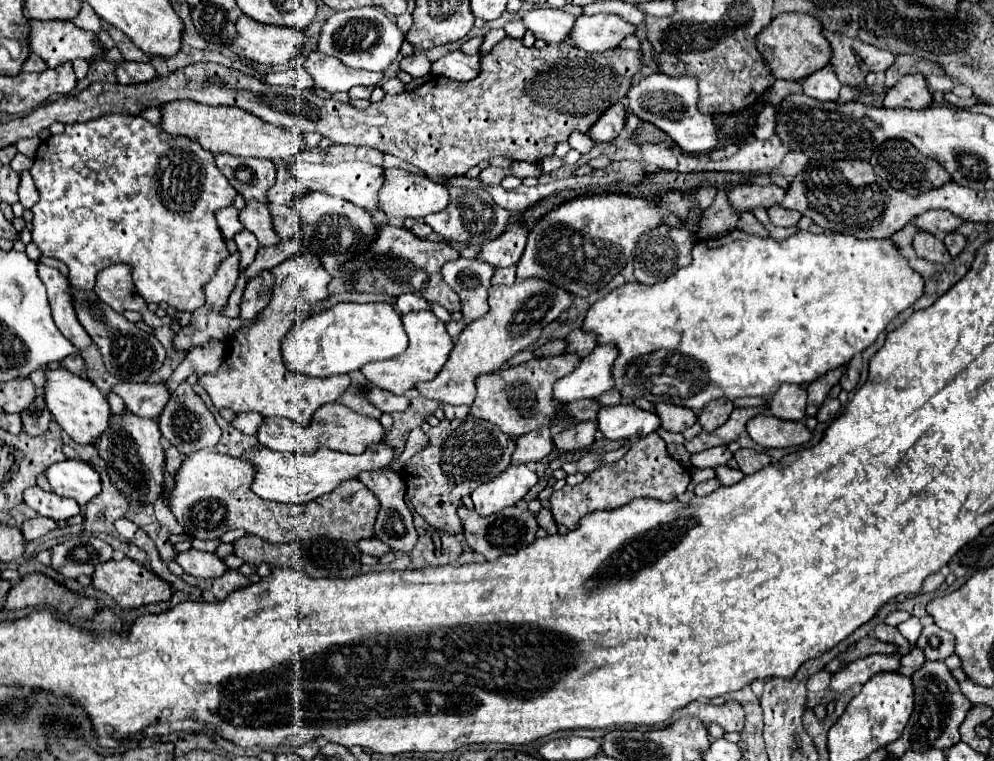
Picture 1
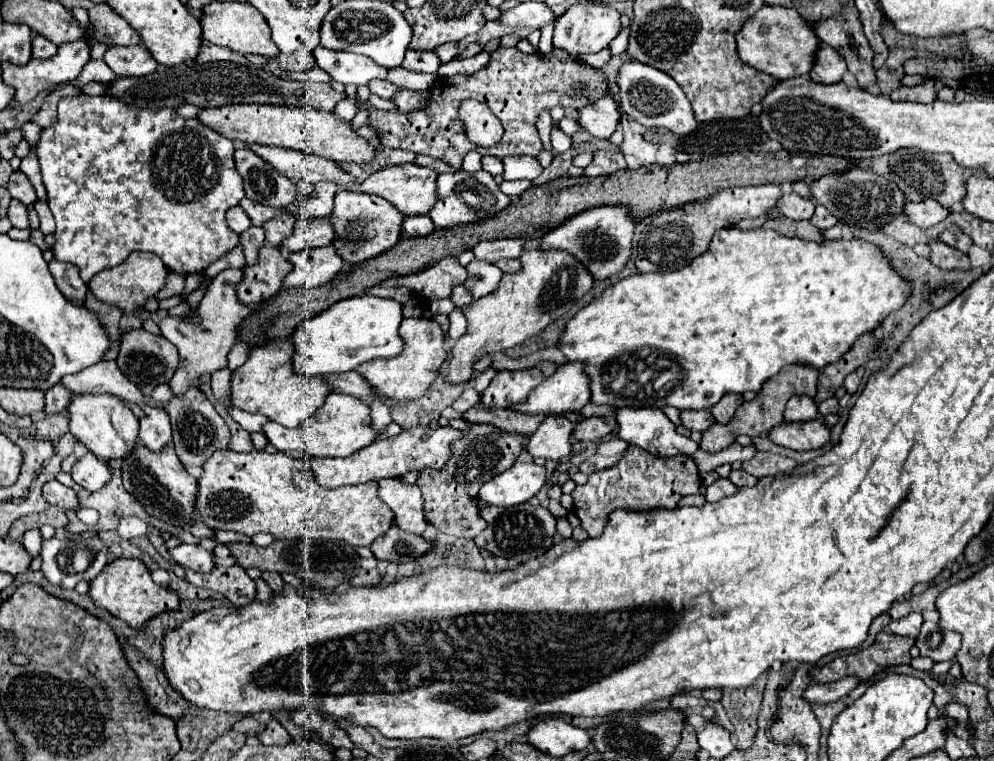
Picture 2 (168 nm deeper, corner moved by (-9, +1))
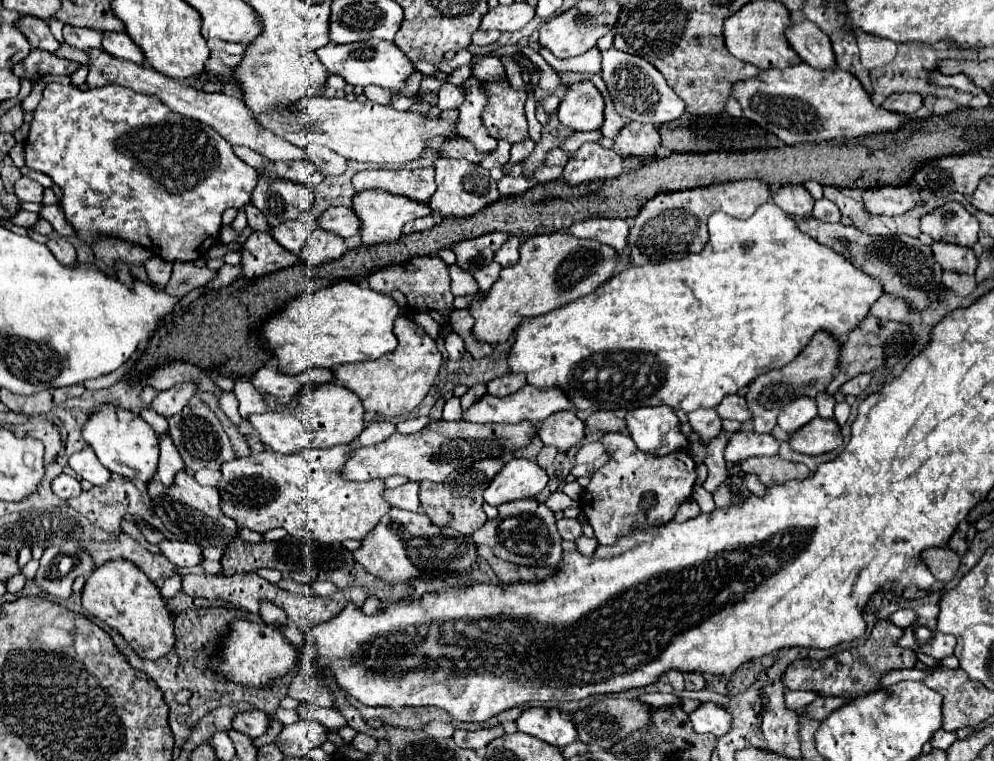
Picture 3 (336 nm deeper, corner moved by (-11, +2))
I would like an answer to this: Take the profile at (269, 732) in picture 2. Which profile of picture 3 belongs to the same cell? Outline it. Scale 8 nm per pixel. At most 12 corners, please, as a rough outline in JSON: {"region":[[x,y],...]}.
{"region":[[261,710],[239,712],[233,728],[259,738],[267,732],[267,714]]}

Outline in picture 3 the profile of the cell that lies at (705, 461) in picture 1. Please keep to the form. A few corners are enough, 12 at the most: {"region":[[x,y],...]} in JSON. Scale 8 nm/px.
{"region":[[739,430],[727,436],[727,462],[777,456],[773,434]]}

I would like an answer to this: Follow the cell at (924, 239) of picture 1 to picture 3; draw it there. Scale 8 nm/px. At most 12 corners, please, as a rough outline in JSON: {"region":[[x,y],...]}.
{"region":[[935,242],[943,270],[975,274],[973,248]]}

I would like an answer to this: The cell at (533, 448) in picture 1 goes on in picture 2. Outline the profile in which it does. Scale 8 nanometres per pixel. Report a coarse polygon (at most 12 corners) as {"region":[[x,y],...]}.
{"region":[[547,417],[529,437],[527,453],[563,459],[571,451],[573,423]]}

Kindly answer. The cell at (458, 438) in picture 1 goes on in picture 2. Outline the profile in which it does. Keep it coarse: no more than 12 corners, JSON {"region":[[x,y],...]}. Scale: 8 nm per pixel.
{"region":[[469,423],[443,471],[421,471],[425,519],[477,537],[479,487],[523,453],[523,435]]}

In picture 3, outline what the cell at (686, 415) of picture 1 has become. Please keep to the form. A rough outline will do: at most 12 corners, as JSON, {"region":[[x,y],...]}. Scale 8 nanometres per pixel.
{"region":[[713,408],[689,414],[689,424],[701,442],[717,438],[721,418]]}

